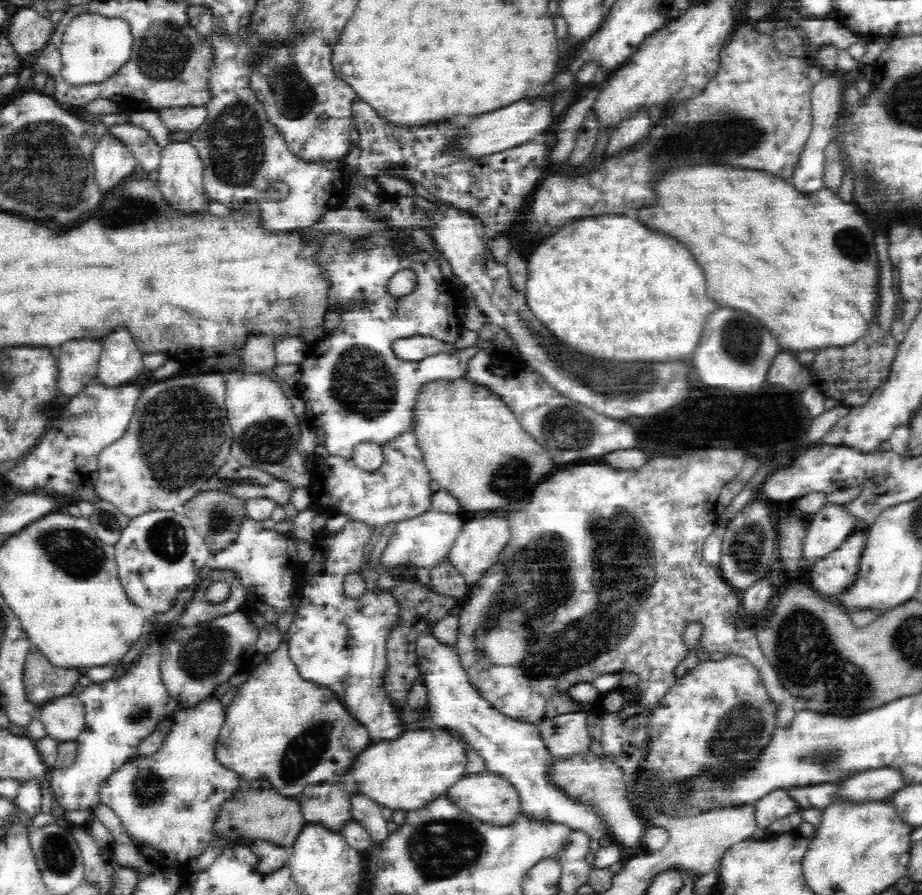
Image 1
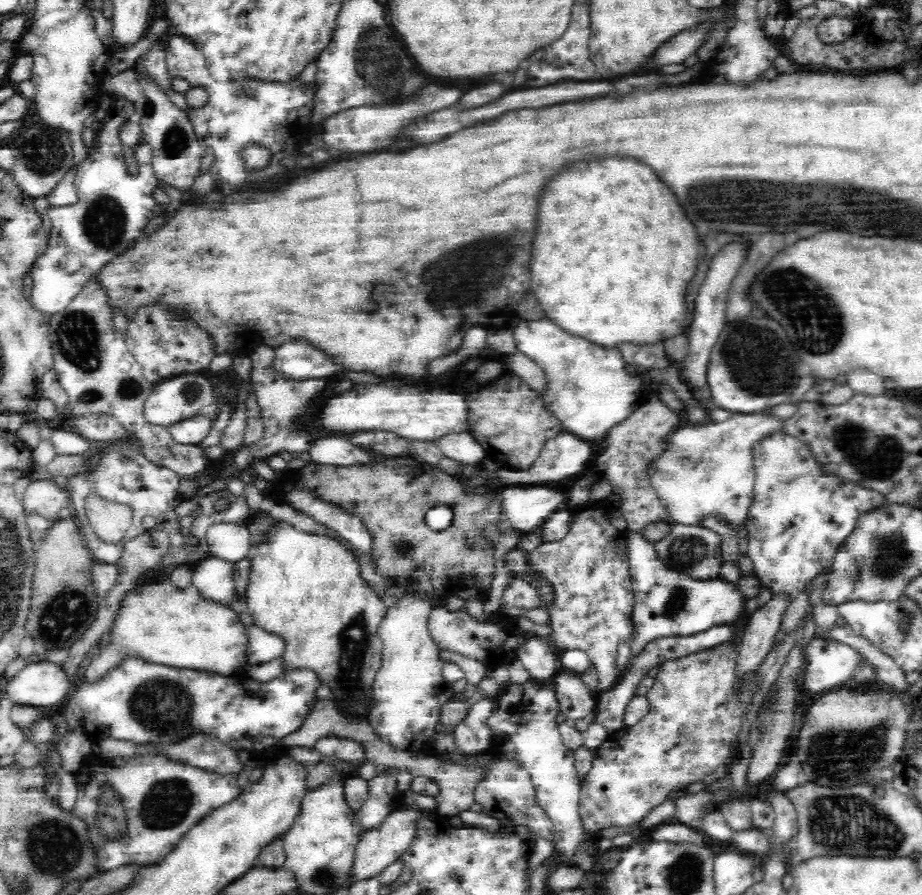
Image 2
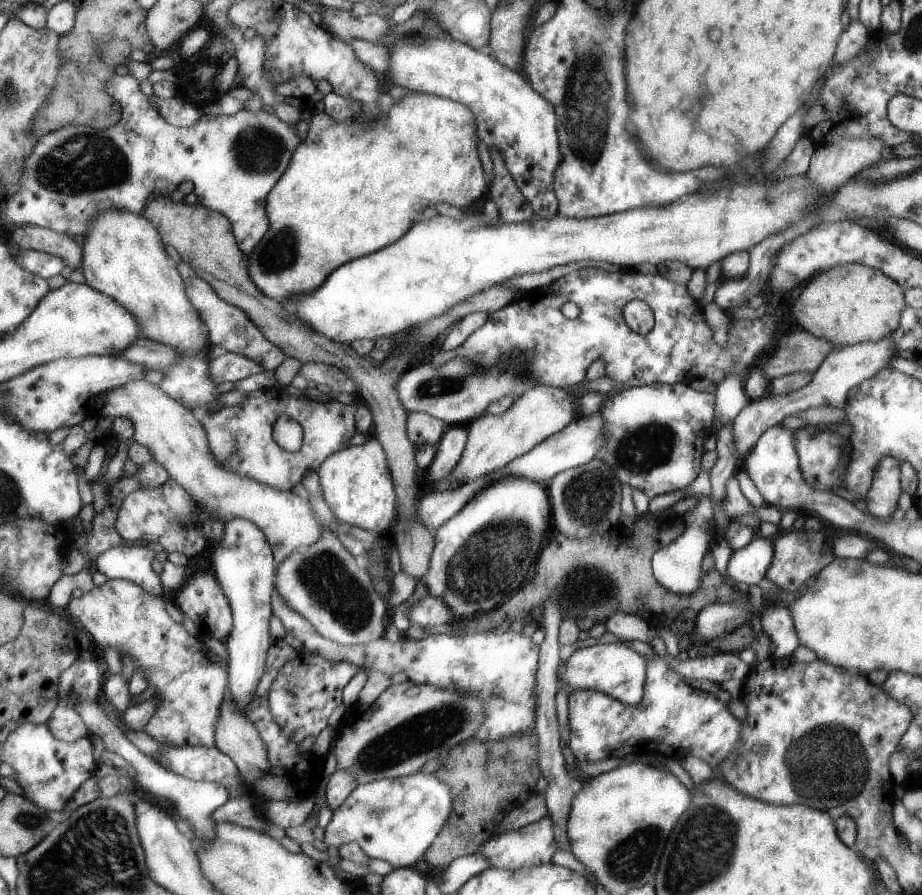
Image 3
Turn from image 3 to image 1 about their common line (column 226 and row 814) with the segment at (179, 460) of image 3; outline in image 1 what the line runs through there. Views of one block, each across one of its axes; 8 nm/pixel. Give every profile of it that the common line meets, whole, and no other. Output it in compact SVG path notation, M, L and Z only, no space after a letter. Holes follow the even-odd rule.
M489 771L460 778L454 786L446 790L445 794L452 805L460 807L460 810L484 824L512 824L521 815L519 794L514 785L504 777L494 775Z

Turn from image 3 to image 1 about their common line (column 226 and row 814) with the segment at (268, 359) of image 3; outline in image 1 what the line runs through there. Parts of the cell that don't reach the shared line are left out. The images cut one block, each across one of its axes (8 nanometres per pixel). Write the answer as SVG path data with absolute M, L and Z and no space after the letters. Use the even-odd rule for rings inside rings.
M331 781L308 785L294 800L300 803L302 817L307 823L320 824L334 832L340 832L346 822L353 820L351 794L344 783Z

